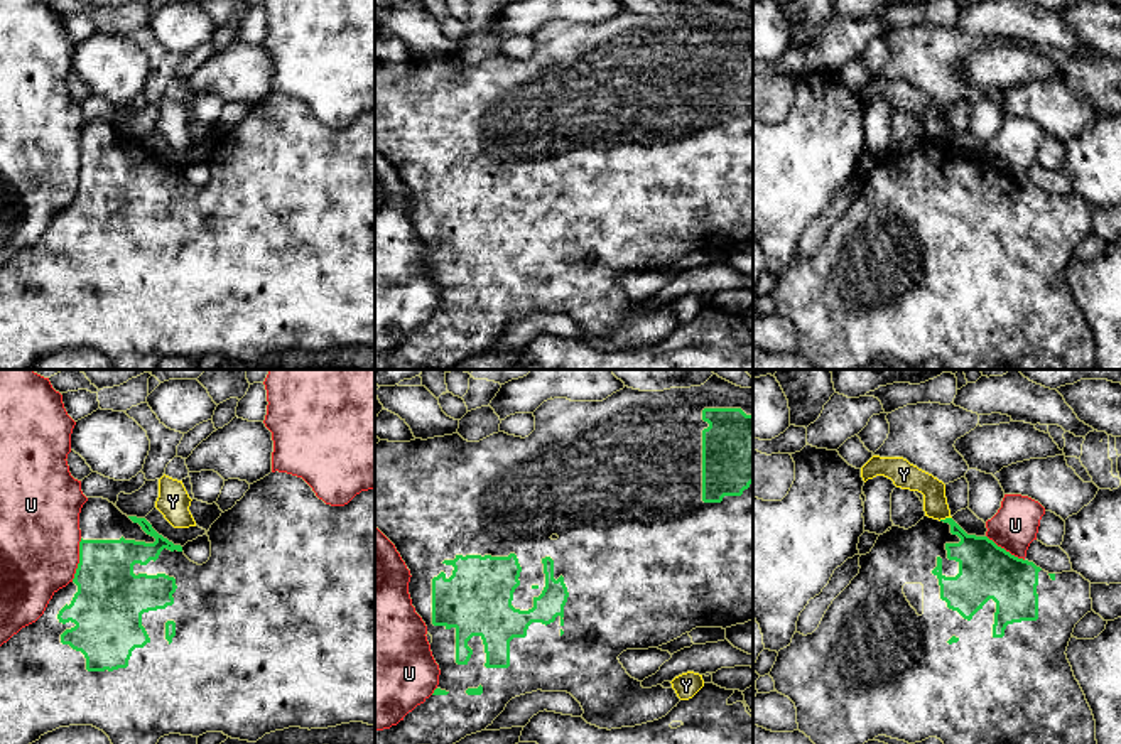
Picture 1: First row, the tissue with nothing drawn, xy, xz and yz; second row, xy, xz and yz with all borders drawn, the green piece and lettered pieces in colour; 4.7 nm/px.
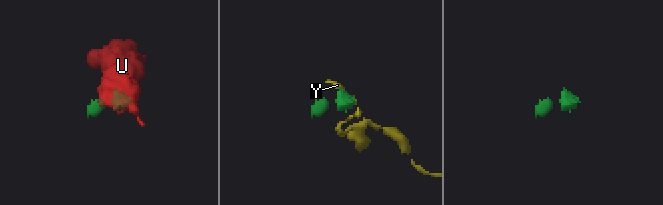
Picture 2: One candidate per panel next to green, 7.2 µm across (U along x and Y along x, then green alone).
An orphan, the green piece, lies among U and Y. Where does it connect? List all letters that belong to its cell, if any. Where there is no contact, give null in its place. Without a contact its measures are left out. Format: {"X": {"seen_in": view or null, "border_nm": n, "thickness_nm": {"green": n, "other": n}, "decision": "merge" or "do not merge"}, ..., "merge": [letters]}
{"U": {"seen_in": "xy", "border_nm": 220, "thickness_nm": {"green": 320, "other": 380}, "decision": "do not merge"}, "Y": {"seen_in": "yz", "border_nm": 70, "thickness_nm": {"green": 220, "other": 120}, "decision": "do not merge"}, "merge": []}

